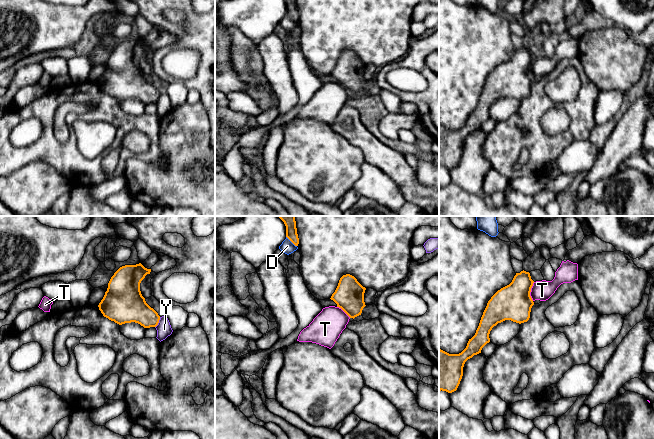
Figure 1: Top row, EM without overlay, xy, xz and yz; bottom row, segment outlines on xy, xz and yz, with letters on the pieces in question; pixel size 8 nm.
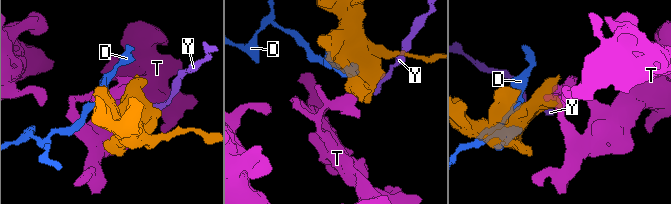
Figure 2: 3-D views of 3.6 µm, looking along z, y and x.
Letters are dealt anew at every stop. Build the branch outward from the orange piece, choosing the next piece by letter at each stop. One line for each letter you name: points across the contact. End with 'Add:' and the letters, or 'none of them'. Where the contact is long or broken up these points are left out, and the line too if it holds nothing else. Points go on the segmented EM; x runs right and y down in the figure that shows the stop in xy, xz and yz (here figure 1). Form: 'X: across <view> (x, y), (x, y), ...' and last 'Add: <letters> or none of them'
Add: none of them

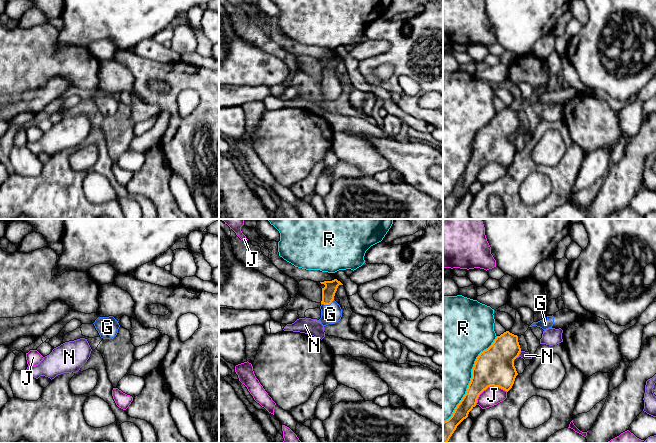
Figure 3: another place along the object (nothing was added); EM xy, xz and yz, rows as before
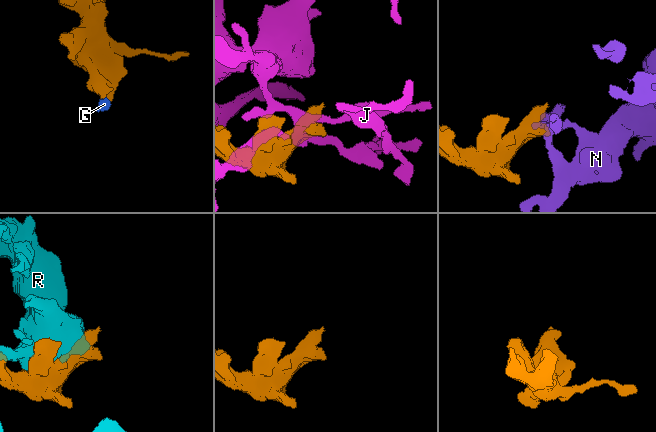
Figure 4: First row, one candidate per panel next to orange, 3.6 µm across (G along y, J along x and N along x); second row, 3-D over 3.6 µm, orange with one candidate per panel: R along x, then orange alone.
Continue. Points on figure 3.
G: across xz (328, 292), (327, 304), (330, 314)
Add: G

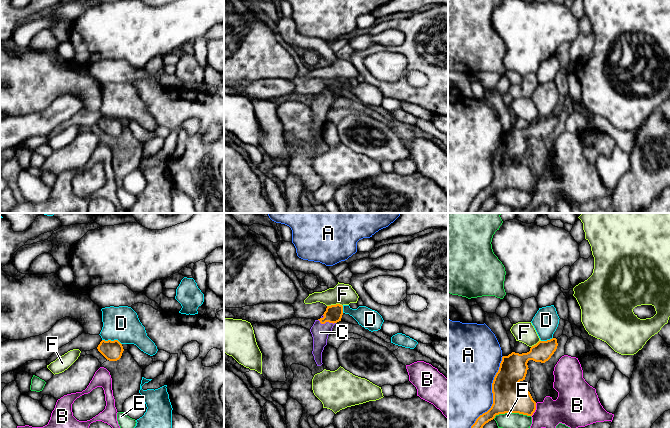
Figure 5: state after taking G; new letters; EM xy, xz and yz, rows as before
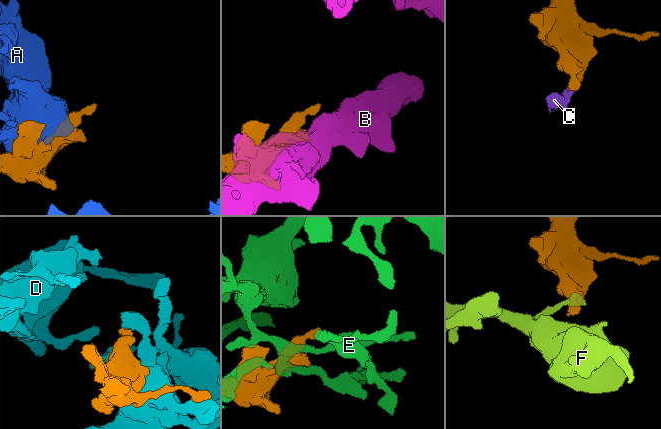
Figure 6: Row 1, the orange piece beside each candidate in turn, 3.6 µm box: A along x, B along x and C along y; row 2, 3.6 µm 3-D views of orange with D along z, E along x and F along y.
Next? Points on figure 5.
C: across xz (333, 314), (326, 321), (320, 332)
Add: C

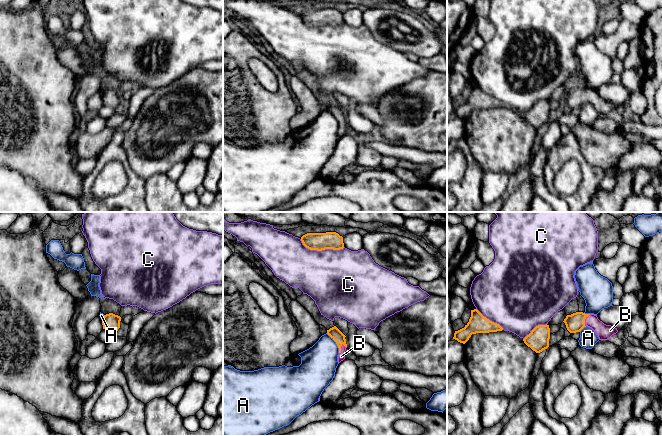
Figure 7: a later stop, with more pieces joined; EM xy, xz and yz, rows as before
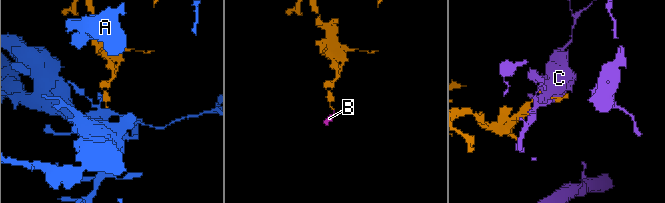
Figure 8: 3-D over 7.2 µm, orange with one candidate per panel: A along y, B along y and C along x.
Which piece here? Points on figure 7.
B: across xz (334, 332), (340, 340), (340, 348), (341, 356)
Add: B

